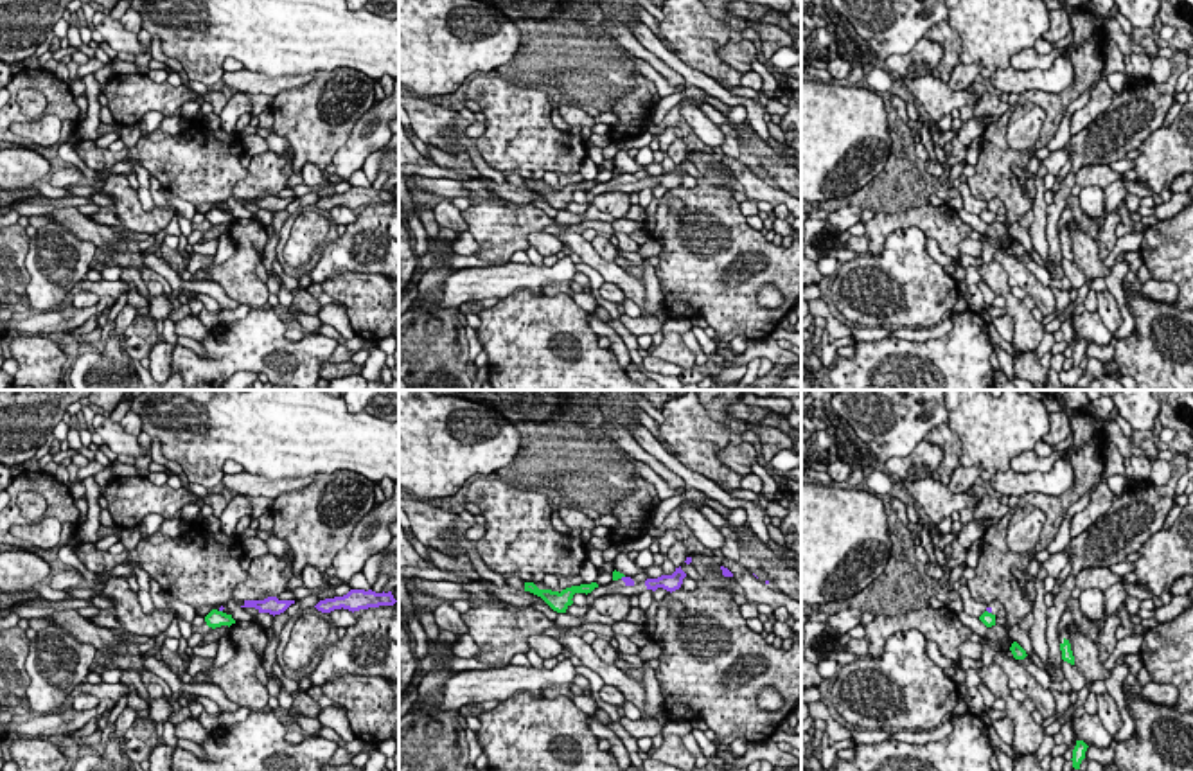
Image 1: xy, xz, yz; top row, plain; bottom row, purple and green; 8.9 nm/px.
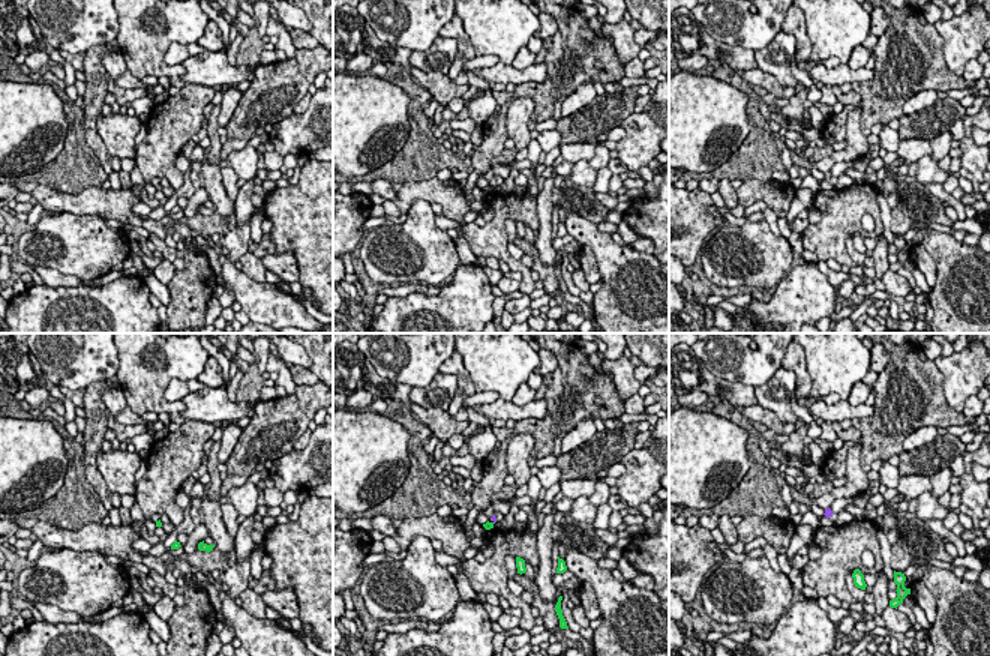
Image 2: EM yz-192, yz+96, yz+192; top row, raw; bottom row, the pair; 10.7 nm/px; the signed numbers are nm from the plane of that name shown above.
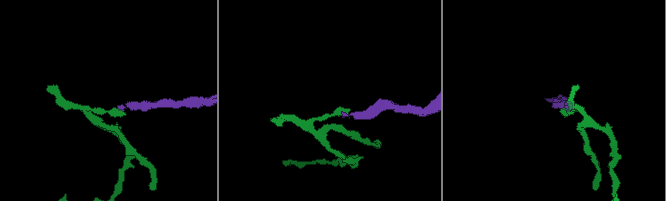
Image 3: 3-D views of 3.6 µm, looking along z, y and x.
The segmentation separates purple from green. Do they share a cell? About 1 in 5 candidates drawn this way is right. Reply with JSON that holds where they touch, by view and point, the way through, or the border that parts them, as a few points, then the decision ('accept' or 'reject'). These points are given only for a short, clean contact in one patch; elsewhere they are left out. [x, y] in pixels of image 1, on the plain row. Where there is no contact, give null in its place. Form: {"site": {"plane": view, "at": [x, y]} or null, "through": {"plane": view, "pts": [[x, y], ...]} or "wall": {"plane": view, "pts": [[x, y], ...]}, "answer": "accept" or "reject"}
{"site": {"plane": "yz", "at": [989, 209]}, "wall": {"plane": "yz", "pts": [[987, 207], [990, 211]]}, "answer": "reject"}

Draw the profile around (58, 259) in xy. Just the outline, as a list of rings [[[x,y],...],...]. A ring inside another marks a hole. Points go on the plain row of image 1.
[[[59,223],[36,228],[25,257],[25,268],[31,275],[29,306],[41,313],[66,306],[66,295],[77,282],[86,280],[97,253],[99,250],[92,243],[66,232]]]

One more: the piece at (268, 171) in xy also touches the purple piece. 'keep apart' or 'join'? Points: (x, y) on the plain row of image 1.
keep apart

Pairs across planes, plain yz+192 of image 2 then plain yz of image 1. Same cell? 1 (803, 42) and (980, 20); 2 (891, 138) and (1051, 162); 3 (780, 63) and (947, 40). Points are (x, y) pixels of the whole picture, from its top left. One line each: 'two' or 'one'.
1: two
2: one
3: two

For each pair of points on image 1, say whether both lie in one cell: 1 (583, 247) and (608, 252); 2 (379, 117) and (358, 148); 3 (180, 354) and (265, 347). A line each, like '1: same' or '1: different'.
1: different
2: same
3: same

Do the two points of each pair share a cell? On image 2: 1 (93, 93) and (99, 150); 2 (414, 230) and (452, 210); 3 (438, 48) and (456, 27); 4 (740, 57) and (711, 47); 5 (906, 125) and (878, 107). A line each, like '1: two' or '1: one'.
1: one
2: two
3: two
4: one
5: two

